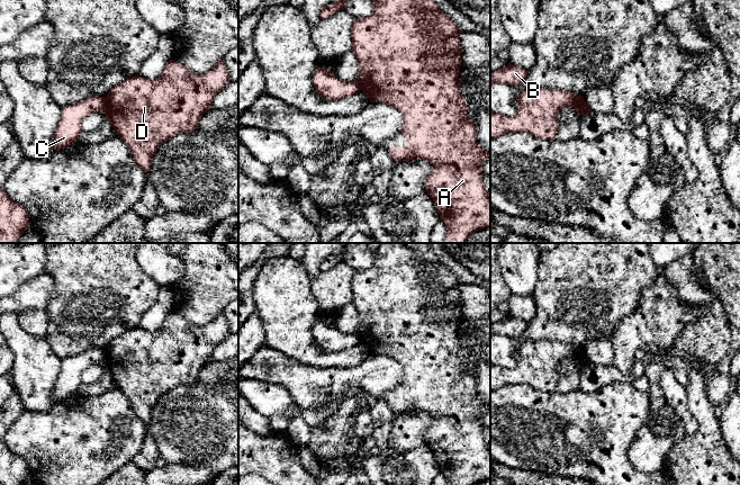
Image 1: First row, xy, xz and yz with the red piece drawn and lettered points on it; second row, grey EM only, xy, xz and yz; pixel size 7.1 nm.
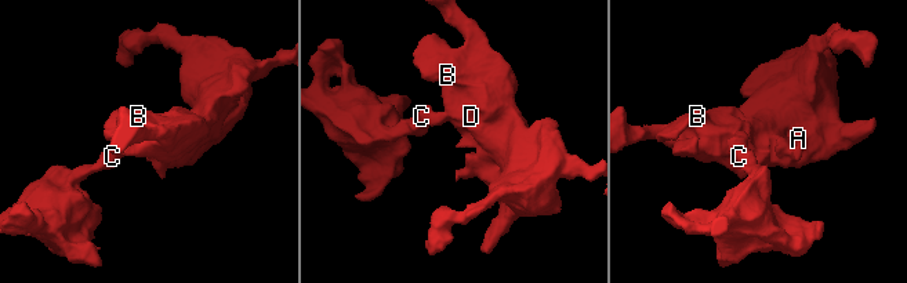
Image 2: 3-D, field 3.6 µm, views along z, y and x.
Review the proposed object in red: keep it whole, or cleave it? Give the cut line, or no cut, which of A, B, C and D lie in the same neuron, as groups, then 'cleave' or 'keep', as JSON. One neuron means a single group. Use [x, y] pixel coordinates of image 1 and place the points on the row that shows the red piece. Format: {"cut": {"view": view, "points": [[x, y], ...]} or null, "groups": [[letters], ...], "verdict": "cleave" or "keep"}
{"cut": {"view": "xy", "points": [[104, 97], [106, 113]]}, "groups": [["A", "B", "D"], ["C"]], "verdict": "cleave"}

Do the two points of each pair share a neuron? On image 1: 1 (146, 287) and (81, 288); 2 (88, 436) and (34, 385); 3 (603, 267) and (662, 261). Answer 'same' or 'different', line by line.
1: same
2: different
3: different

